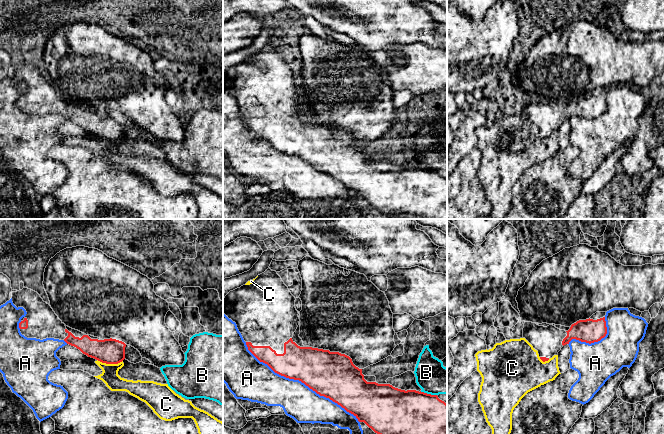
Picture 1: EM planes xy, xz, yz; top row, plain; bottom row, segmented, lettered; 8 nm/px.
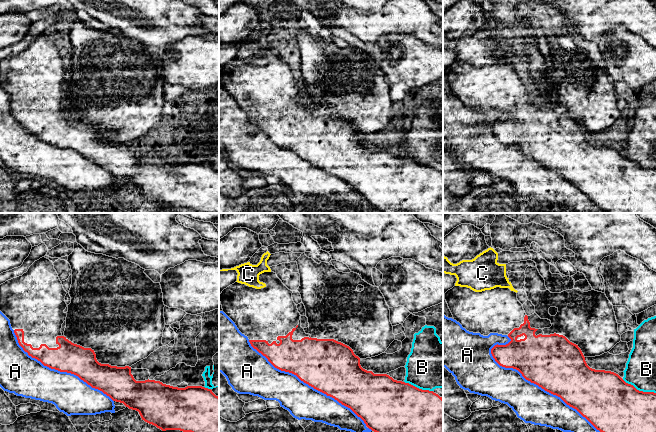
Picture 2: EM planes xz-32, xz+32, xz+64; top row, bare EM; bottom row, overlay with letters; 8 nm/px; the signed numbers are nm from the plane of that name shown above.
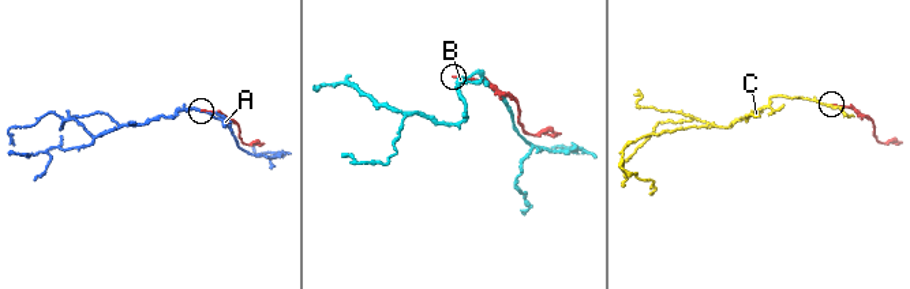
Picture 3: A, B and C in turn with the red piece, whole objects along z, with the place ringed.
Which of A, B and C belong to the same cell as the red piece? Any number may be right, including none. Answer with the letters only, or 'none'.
none

